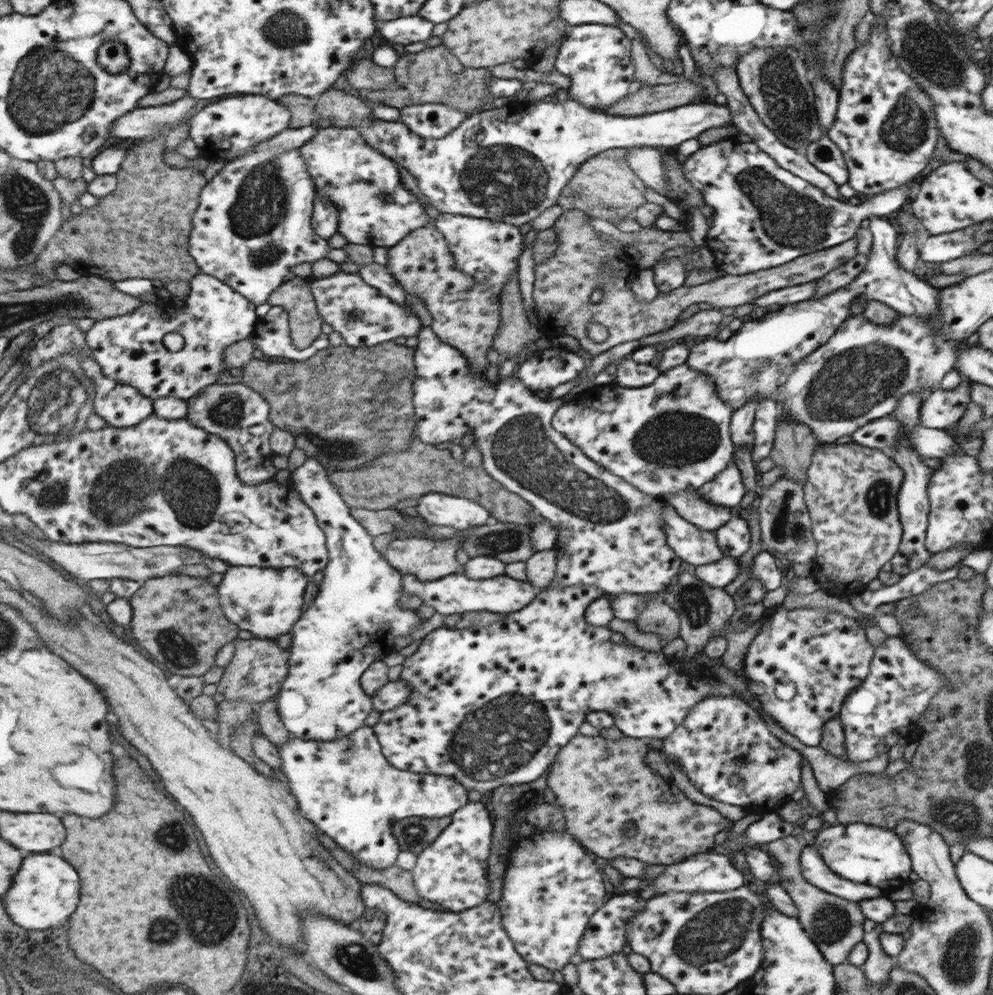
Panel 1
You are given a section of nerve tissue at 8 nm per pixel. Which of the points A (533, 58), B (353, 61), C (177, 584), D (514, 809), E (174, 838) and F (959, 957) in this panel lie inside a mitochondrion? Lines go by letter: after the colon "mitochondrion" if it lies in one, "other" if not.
A: other
B: other
C: other
D: mitochondrion
E: mitochondrion
F: mitochondrion

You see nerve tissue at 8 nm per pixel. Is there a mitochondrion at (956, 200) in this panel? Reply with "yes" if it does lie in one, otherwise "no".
no

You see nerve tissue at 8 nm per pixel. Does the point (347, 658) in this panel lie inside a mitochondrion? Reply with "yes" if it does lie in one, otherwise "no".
no

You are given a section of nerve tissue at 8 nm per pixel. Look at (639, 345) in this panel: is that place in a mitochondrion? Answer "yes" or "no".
no

